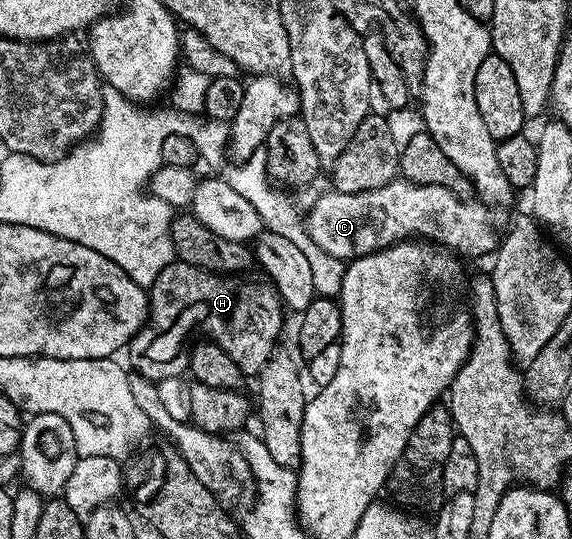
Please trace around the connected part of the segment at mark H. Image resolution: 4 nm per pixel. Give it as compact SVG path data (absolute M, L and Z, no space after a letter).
M180 262L168 264L148 289L149 314L144 326L127 345L130 364L128 367L136 375L154 382L163 378L184 377L189 367L189 349L195 343L192 330L185 328L190 320L199 331L205 332L201 334L216 342L229 355L231 362L235 362L235 366L239 366L239 370L245 373L246 377L256 377L278 347L277 339L281 336L281 323L284 322L286 313L283 311L283 301L272 283L260 284L257 280L245 279L249 278L204 272L201 268Z

